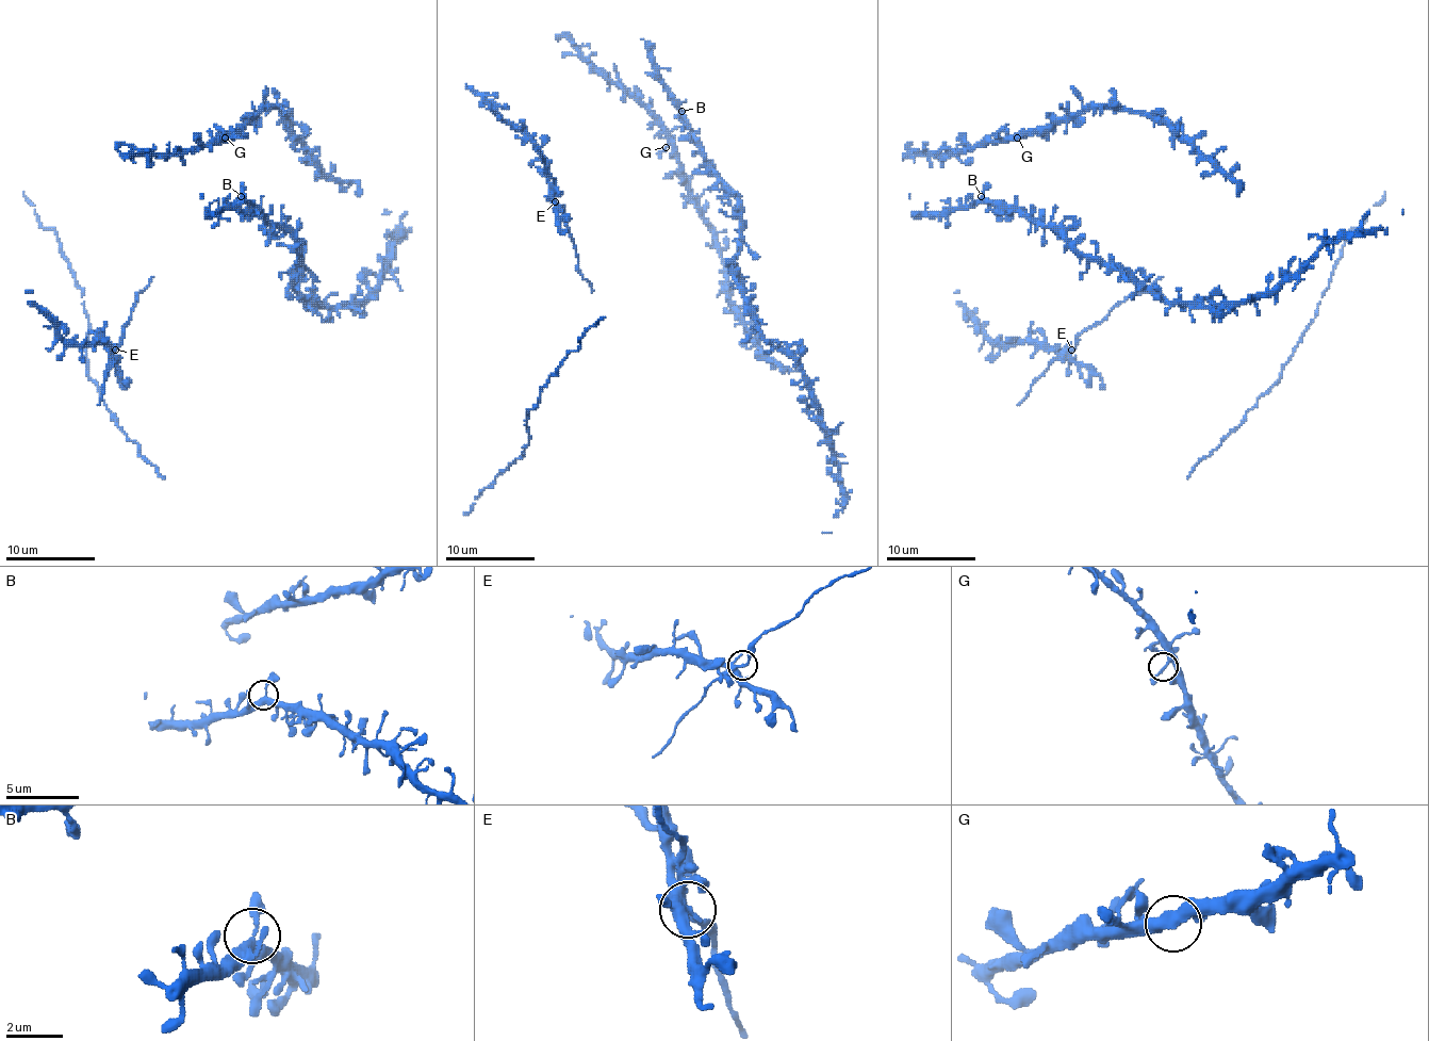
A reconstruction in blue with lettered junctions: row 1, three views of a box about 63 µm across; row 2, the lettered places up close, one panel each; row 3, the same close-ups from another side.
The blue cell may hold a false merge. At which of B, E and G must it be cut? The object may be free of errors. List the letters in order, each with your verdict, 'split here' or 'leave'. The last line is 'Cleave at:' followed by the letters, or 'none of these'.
B: leave
E: leave
G: leave
Cleave at: none of these

